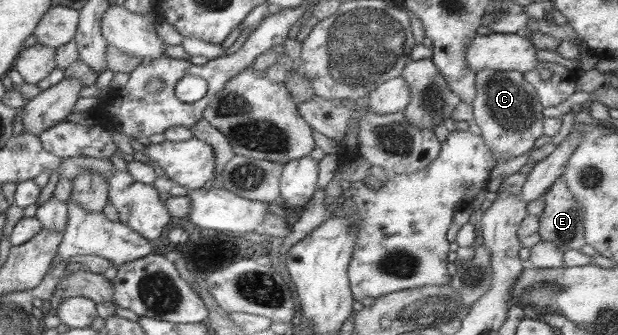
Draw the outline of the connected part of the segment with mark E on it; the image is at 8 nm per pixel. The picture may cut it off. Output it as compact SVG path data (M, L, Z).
M561 175L553 180L542 196L544 208L538 215L540 239L554 243L562 253L581 249L586 243L583 209Z

